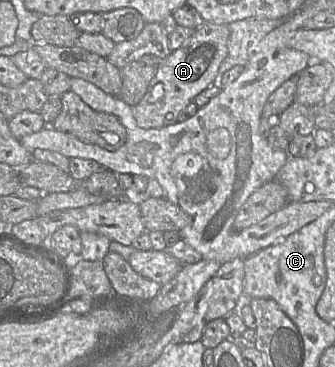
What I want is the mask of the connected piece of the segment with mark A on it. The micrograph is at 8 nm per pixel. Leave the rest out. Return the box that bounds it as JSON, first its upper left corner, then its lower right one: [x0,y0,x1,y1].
[132,22,229,128]

